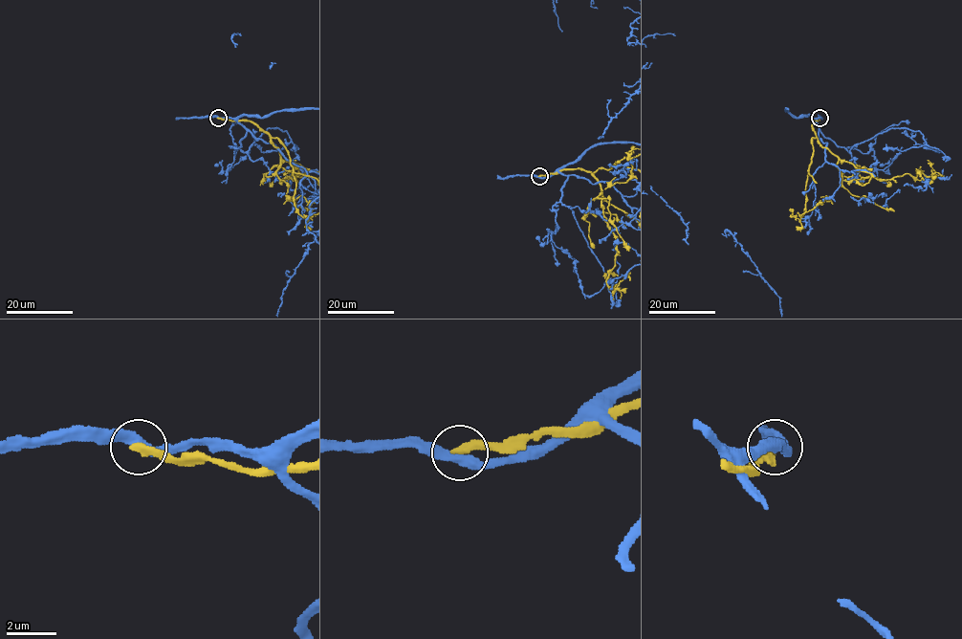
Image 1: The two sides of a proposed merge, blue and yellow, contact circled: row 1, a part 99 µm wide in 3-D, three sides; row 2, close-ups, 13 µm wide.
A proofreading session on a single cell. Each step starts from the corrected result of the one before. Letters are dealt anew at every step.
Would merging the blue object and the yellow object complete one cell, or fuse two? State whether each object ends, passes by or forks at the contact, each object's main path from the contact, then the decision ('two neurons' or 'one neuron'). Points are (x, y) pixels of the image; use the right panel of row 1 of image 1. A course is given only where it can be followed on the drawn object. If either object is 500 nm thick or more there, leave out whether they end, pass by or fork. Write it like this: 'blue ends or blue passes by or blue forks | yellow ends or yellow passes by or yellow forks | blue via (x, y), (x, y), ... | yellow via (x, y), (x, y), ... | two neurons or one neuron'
blue passes by | yellow ends | yellow via (819, 118), (812, 129), (838, 159), (843, 179), (931, 177), (919, 173), (923, 180) | two neurons

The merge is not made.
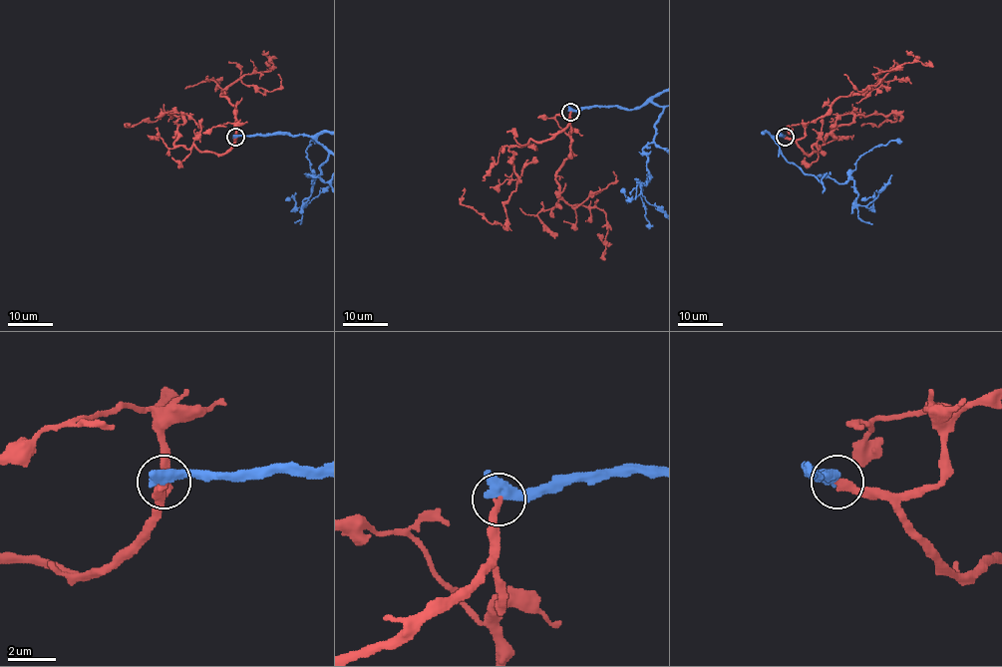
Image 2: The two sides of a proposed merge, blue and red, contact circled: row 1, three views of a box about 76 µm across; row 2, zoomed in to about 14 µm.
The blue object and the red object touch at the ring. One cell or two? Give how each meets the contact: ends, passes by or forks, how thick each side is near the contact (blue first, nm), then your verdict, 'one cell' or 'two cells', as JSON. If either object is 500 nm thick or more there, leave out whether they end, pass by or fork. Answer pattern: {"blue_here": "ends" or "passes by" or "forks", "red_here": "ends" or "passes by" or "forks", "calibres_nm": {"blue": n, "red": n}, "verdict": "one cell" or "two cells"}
{"blue_here": "passes by", "red_here": "ends", "calibres_nm": {"blue": 420, "red": 320}, "verdict": "two cells"}

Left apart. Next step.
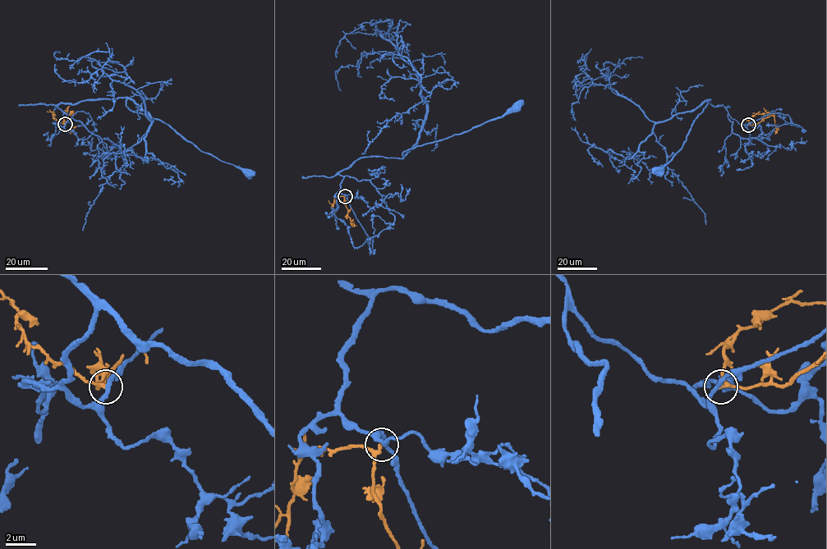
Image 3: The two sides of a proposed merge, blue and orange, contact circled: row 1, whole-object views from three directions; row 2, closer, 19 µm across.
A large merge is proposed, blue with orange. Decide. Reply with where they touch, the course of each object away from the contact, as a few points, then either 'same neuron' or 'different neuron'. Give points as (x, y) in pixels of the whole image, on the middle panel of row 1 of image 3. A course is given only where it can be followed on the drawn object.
place (345, 196); course blue (345, 196), (340, 191), (344, 177), (339, 174), (355, 161), (402, 157), (408, 148), (468, 131), (516, 107); course orange (345, 196), (347, 215), (352, 223), (350, 222); different neuron

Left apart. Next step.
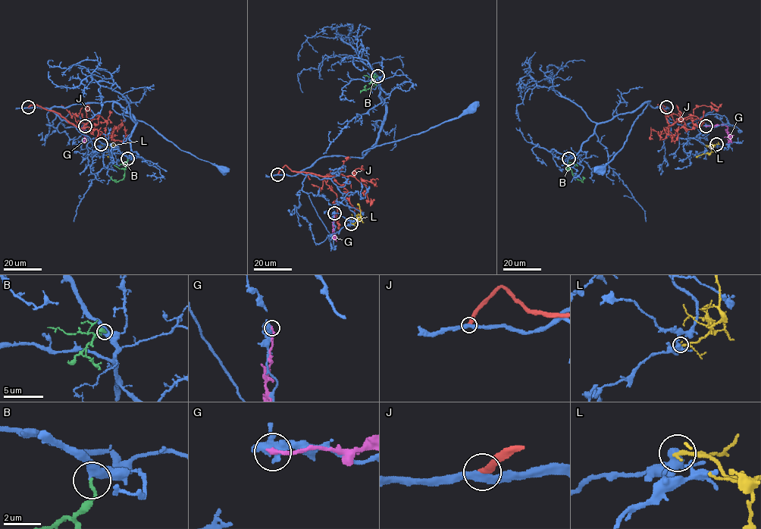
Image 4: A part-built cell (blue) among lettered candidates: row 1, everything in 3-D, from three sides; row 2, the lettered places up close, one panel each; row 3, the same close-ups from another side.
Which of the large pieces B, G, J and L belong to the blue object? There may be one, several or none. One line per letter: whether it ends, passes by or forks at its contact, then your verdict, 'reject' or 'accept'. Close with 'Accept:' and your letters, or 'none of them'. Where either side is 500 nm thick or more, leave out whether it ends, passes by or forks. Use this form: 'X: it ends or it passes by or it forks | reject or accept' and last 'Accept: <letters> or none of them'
B: it ends | accept
G: it ends | reject
J: it ends | reject
L: it passes by | reject
Accept: B

